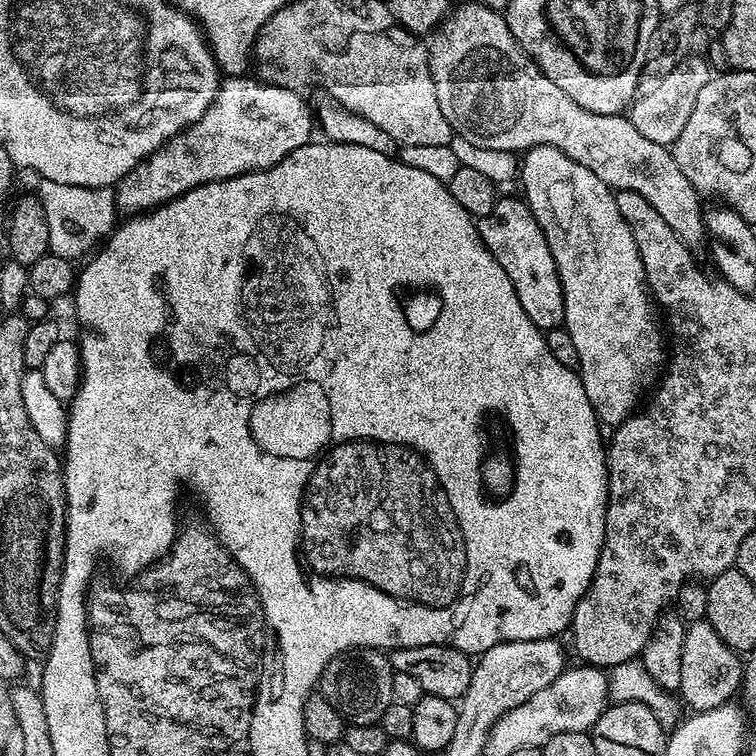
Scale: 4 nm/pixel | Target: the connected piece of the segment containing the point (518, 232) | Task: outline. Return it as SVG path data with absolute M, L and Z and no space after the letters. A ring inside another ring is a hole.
M501 195L494 210L479 217L478 227L488 252L494 254L498 266L506 270L506 278L510 278L514 294L518 294L518 302L522 302L522 310L526 310L526 318L541 330L561 327L564 323L564 299L558 270L550 246L546 246L542 230L528 205L523 199Z

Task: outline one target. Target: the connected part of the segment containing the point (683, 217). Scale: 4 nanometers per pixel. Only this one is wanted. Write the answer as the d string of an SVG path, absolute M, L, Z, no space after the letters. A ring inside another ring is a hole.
M482 2L453 7L444 23L431 33L428 61L430 74L434 78L434 90L438 94L438 106L442 106L442 114L446 114L446 122L450 122L453 133L474 146L515 154L523 154L534 146L554 146L568 158L574 158L574 162L586 166L586 170L594 170L594 174L598 174L608 188L616 192L633 192L646 198L646 202L650 202L650 206L662 214L666 226L678 234L687 248L696 250L699 244L701 247L705 243L706 208L700 205L701 193L697 192L690 178L682 174L678 162L674 162L671 147L650 142L650 138L634 130L627 115L611 116L582 110L574 98L568 97L555 82L550 82L550 78L546 78L546 74L542 74L542 70L524 53L507 19L497 9L488 8Z

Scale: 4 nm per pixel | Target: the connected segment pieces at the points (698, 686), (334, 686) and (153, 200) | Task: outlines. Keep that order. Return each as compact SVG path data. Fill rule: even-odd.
M707 619L693 620L684 629L684 641L682 642L682 682L678 689L678 696L681 701L689 704L692 712L705 712L714 710L718 706L729 703L732 696L741 691L744 682L744 664L741 653L736 652L722 638L718 636L718 630L710 626Z
M353 648L351 652L335 656L326 666L326 670L322 670L318 692L326 697L330 706L334 706L334 710L338 710L338 714L349 725L379 724L382 714L386 714L386 706L394 703L392 673L391 659L383 651L374 648Z
M247 75L229 76L220 85L216 100L198 122L194 122L177 134L173 140L167 141L163 148L150 154L130 174L126 174L115 185L114 193L116 207L124 214L143 214L159 208L162 204L169 204L182 194L194 190L203 184L229 180L247 172L261 172L264 168L274 166L286 158L294 150L306 146L313 139L314 112L303 100L299 91L290 88L279 88L277 84L265 84L259 78L248 80Z

